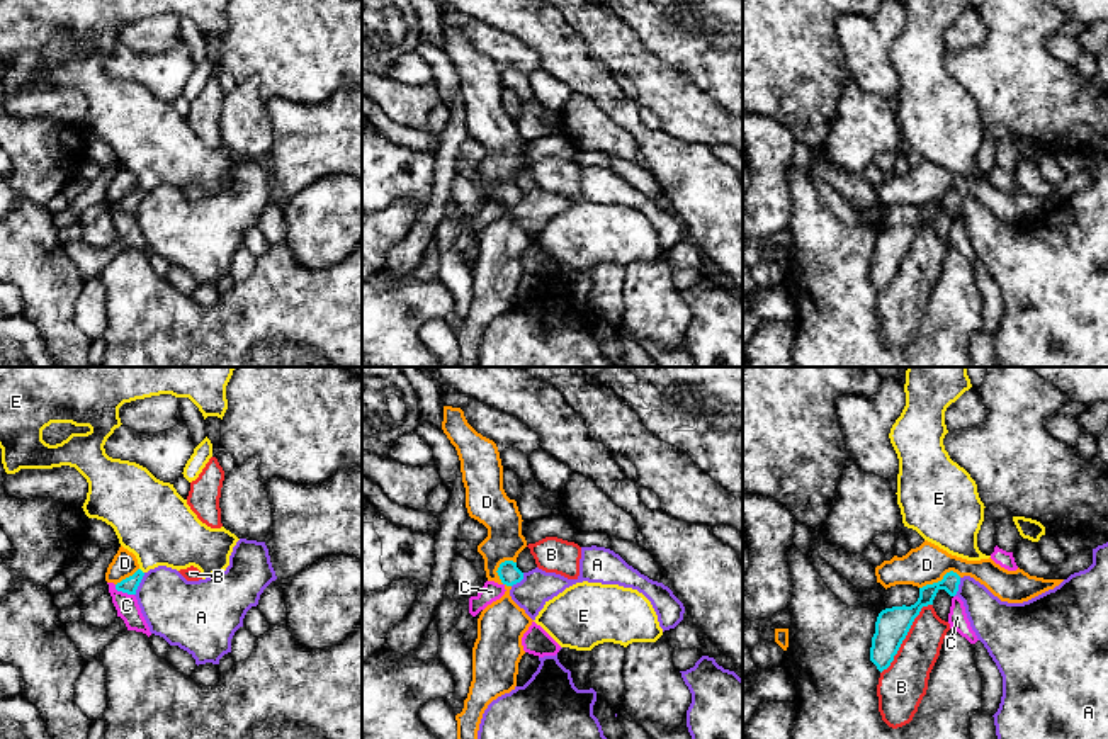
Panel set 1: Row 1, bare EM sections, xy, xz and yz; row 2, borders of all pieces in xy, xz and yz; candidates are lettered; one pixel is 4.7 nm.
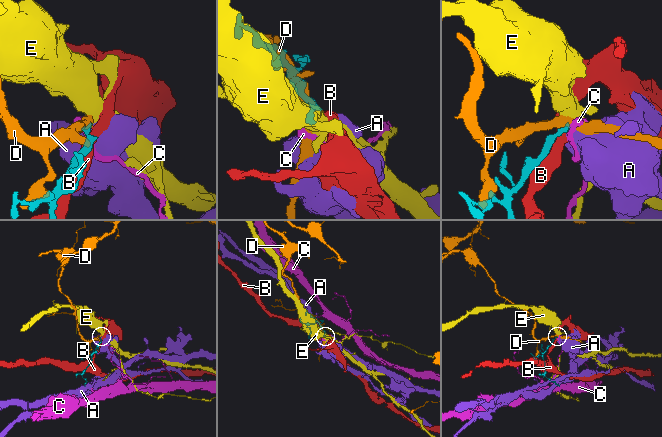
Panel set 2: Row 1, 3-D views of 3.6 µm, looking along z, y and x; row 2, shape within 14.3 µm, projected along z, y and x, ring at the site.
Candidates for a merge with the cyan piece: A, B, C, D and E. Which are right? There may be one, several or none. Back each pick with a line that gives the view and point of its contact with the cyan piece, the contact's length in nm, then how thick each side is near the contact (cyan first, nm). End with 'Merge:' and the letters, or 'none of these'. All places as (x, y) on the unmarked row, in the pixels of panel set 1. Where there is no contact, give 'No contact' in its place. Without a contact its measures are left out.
E: Touches cyan at xy (141, 191). Shared border 40 nm. Thickness 80 nm (cyan) against 360 nm
Merge: E

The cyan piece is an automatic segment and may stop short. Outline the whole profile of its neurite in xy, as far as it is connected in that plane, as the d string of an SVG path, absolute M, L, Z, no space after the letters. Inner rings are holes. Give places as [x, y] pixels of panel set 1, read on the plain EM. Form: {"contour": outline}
{"contour": "M0 0L0 68L7 93L20 88L75 87L88 102L83 131L110 144L119 163L133 172L139 189L116 204L117 211L136 214L143 195L158 185L172 189L197 187L202 199L226 190L233 166L240 160L235 153L202 143L173 104L156 99L146 87L112 78L105 73L105 61L119 48L119 27L124 22L160 14L189 17L207 36L223 39L228 29L226 5L229 0ZM51 42L88 46L87 53L71 53L66 59L49 65L42 49Z"}

